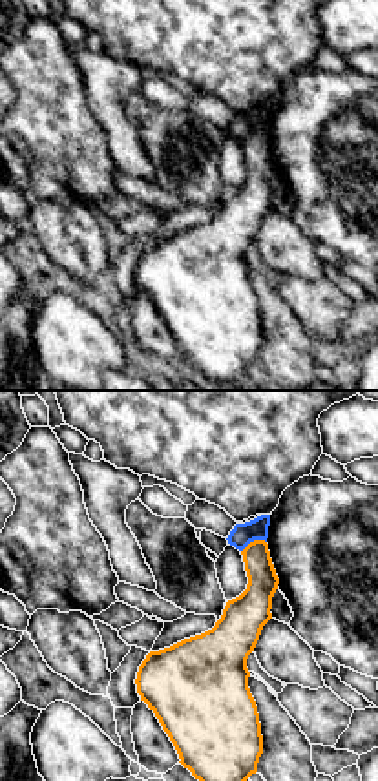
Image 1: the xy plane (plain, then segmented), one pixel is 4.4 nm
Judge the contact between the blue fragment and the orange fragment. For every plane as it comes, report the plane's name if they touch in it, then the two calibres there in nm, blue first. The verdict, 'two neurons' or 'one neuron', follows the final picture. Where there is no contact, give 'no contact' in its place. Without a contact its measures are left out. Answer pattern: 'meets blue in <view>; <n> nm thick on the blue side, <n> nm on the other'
meets blue in xy; 100 nm thick on the blue side, 130 nm on the other

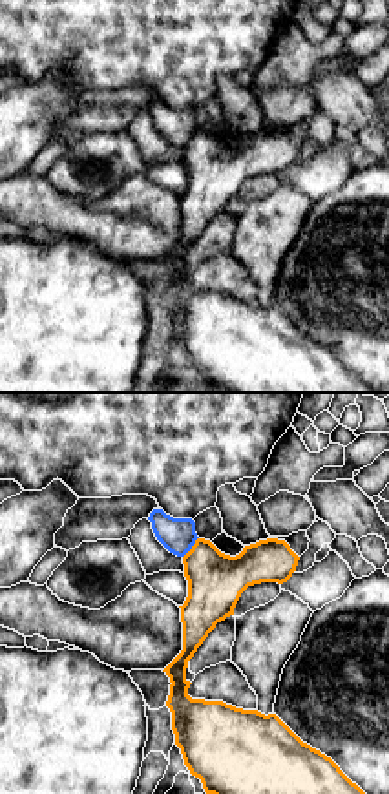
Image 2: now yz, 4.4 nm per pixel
meets blue in yz; 160 nm thick on the blue side, 260 nm on the other

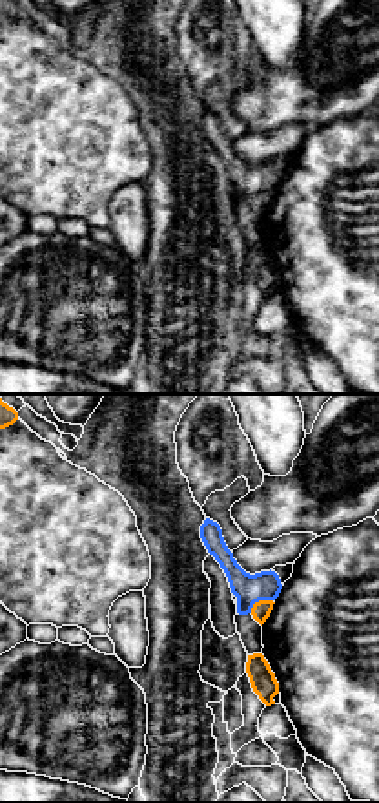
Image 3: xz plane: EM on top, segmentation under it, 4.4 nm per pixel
meets blue in xz; 130 nm thick on the blue side, 90 nm on the other

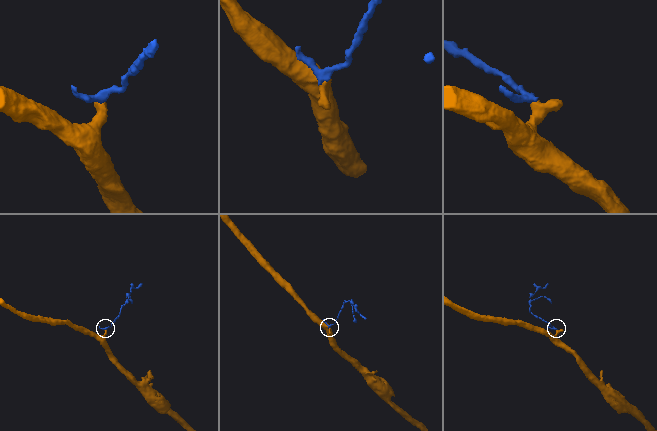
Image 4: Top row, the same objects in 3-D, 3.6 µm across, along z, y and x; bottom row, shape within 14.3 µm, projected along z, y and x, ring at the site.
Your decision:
two neurons

